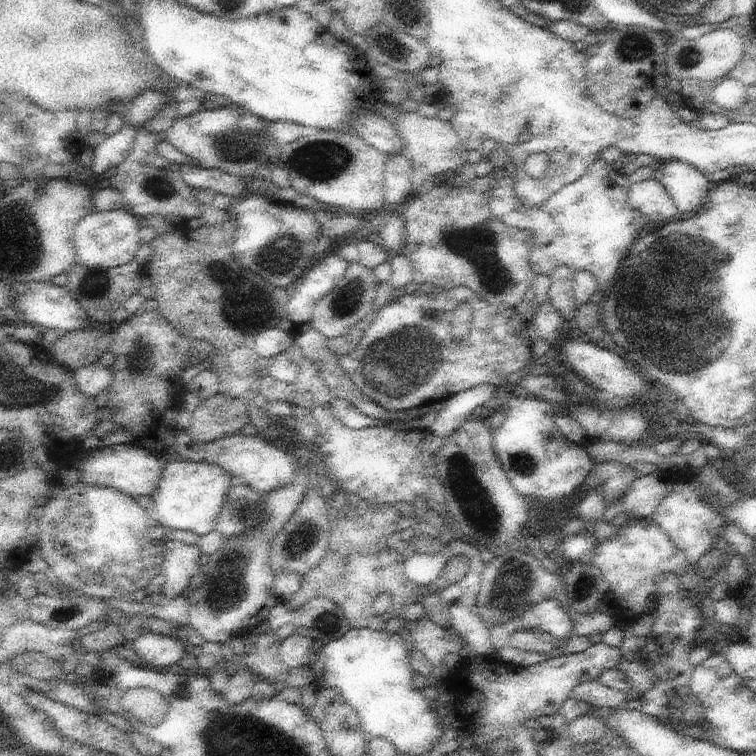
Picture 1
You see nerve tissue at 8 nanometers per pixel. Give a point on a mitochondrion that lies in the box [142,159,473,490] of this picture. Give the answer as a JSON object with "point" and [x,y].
{"point":[392,368]}

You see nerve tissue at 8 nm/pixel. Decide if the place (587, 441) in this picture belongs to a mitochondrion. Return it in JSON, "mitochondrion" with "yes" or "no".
{"mitochondrion":"no"}

